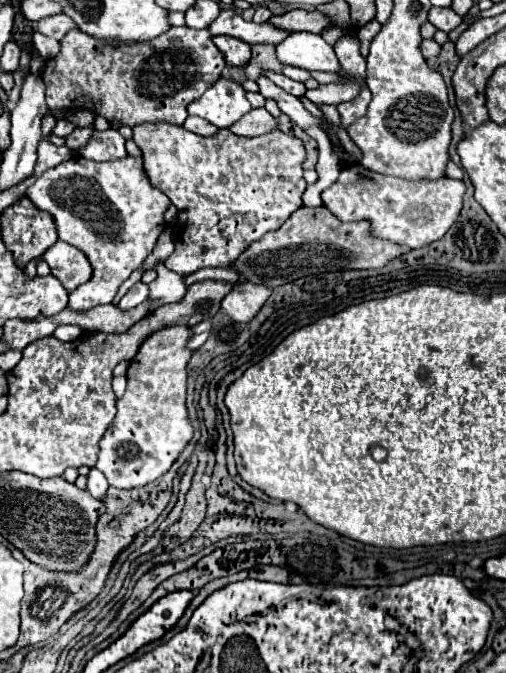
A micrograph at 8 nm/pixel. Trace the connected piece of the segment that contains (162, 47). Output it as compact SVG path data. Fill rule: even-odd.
M170 26L168 32L152 40L112 46L80 28L72 28L64 40L60 40L58 56L46 62L42 80L46 84L46 104L50 110L90 110L108 122L130 128L144 122L182 126L188 116L186 106L220 78L224 66L226 60L206 30Z

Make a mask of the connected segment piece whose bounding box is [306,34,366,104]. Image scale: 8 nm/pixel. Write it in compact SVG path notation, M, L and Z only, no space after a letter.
M344 34L334 44L334 52L340 62L338 74L342 80L308 90L306 98L314 104L340 104L352 100L366 86L366 60L360 54L360 38L354 34Z

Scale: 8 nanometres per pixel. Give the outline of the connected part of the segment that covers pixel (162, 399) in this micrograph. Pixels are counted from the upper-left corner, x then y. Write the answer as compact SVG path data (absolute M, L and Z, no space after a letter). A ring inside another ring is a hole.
M172 326L154 332L130 360L128 388L118 400L118 412L100 440L100 456L96 468L90 468L86 490L102 500L108 486L140 488L160 478L180 456L192 438L192 426L186 412L186 364L192 356L186 350L190 328ZM110 482L110 484L108 484Z

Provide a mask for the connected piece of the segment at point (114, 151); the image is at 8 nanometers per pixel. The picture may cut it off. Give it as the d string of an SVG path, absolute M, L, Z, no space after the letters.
M94 130L92 140L78 152L80 152L80 156L84 156L88 160L96 160L96 162L122 160L124 156L128 156L126 148L124 148L124 138L116 130L108 130L108 132Z

